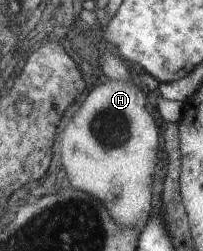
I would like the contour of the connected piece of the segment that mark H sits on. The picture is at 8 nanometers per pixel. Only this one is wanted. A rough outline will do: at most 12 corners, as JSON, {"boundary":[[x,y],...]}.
{"boundary":[[132,79],[95,87],[61,136],[70,186],[140,233],[159,131]]}

